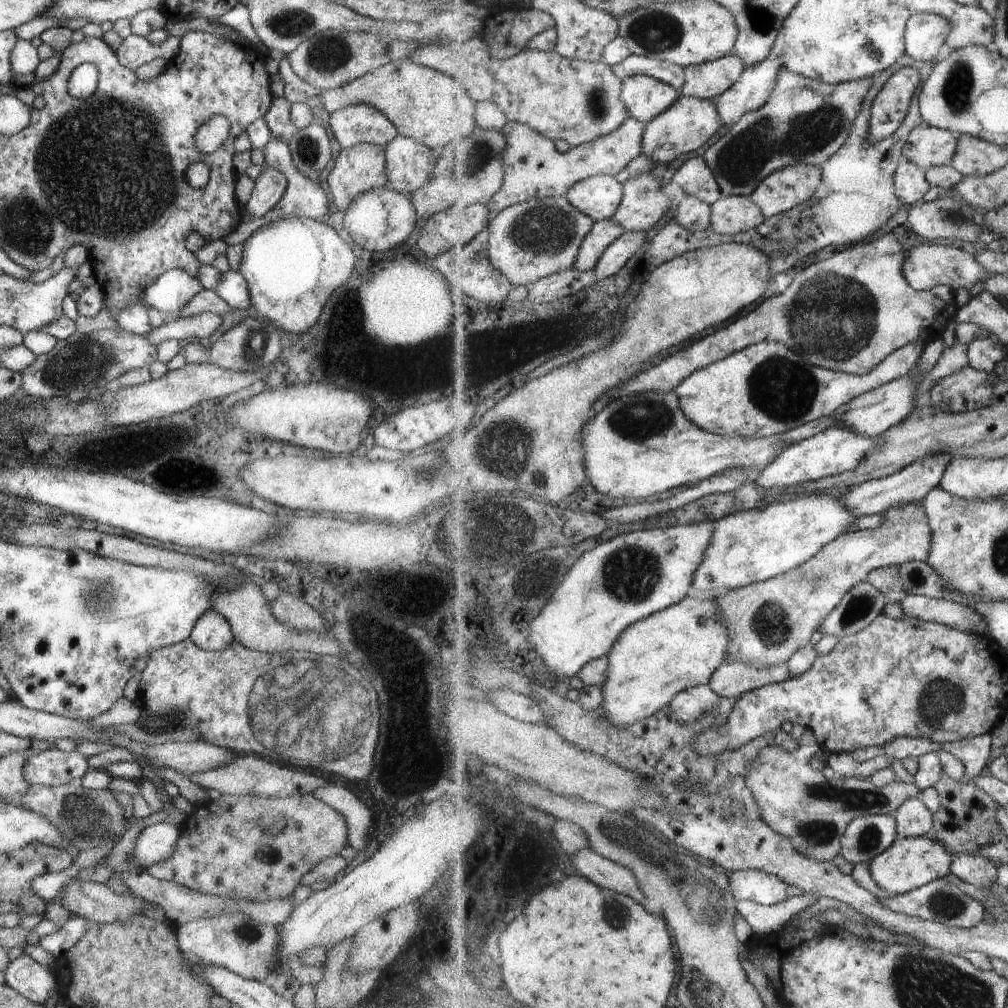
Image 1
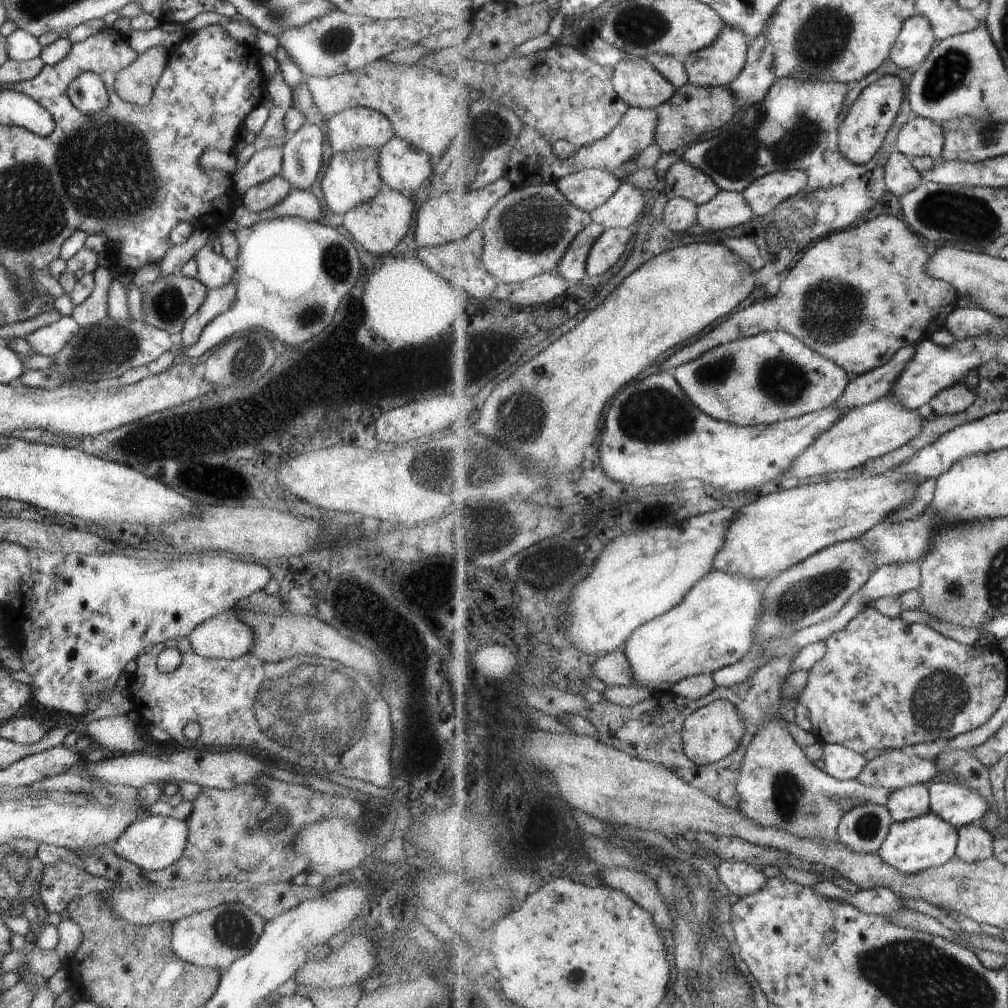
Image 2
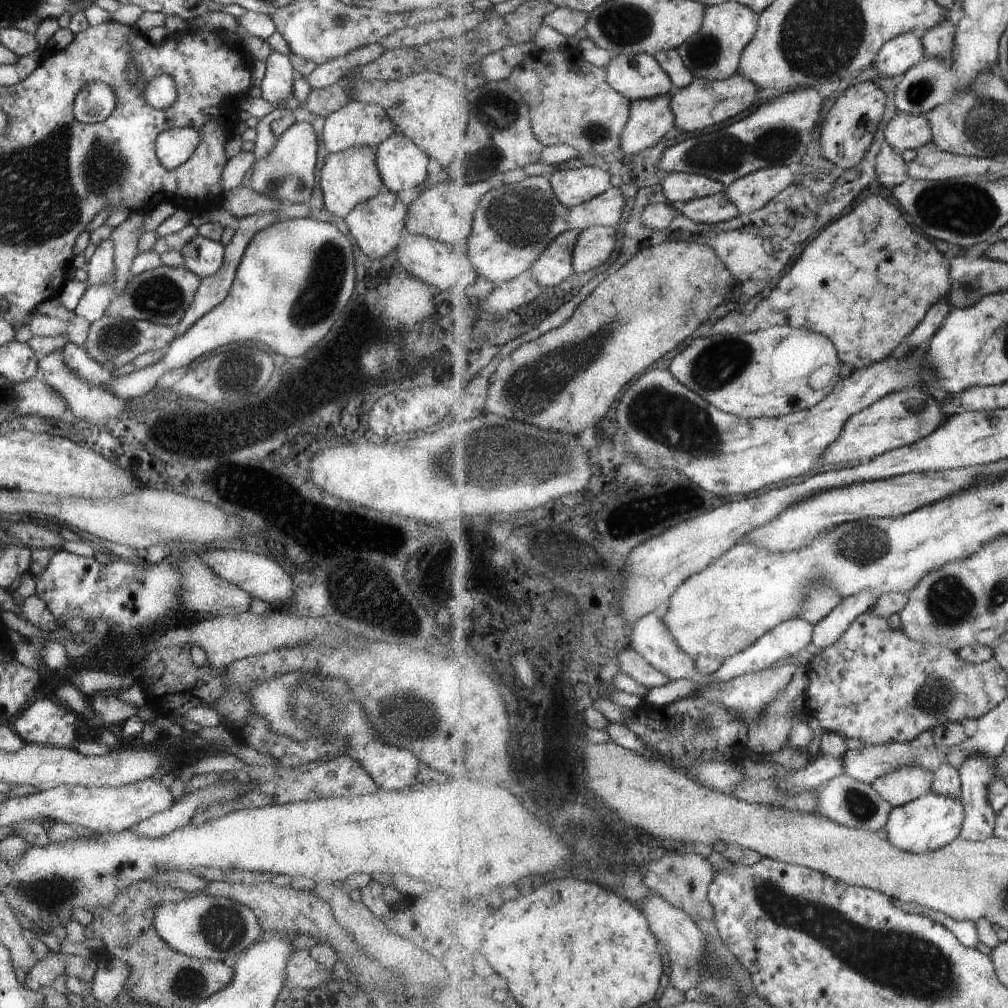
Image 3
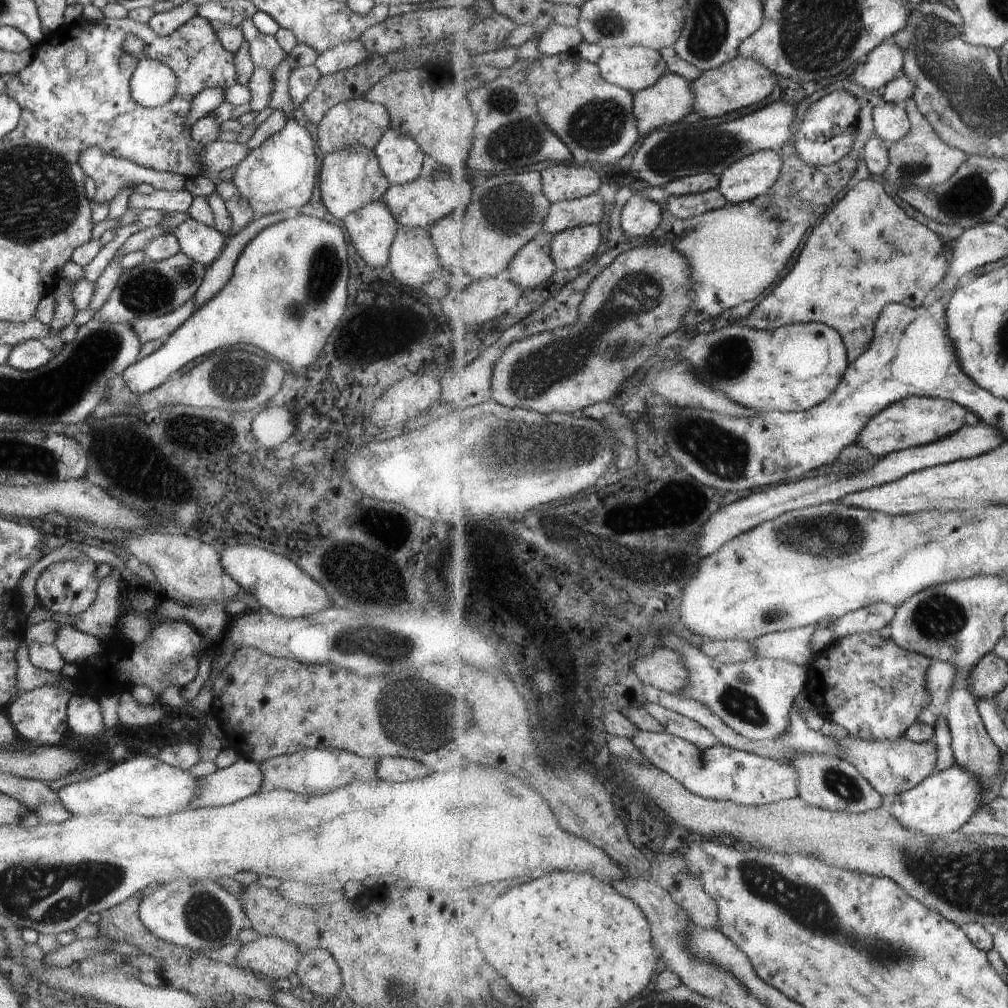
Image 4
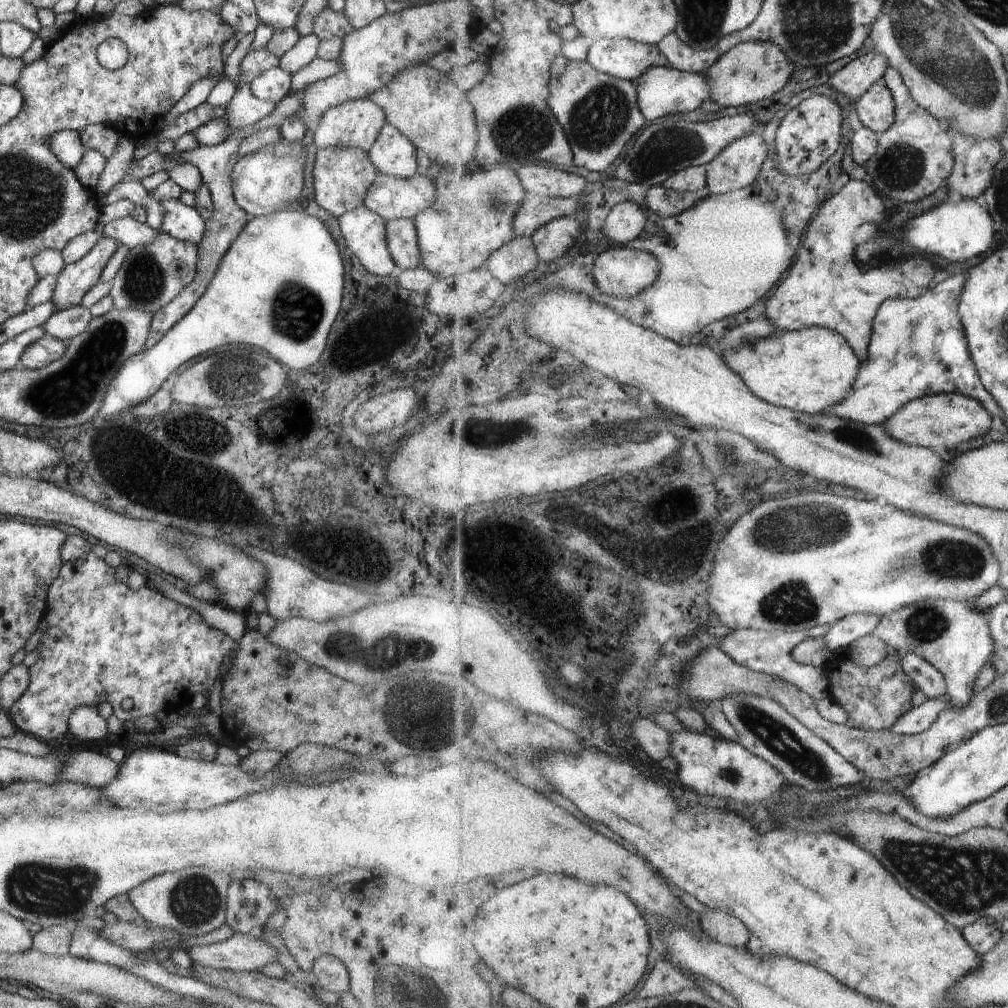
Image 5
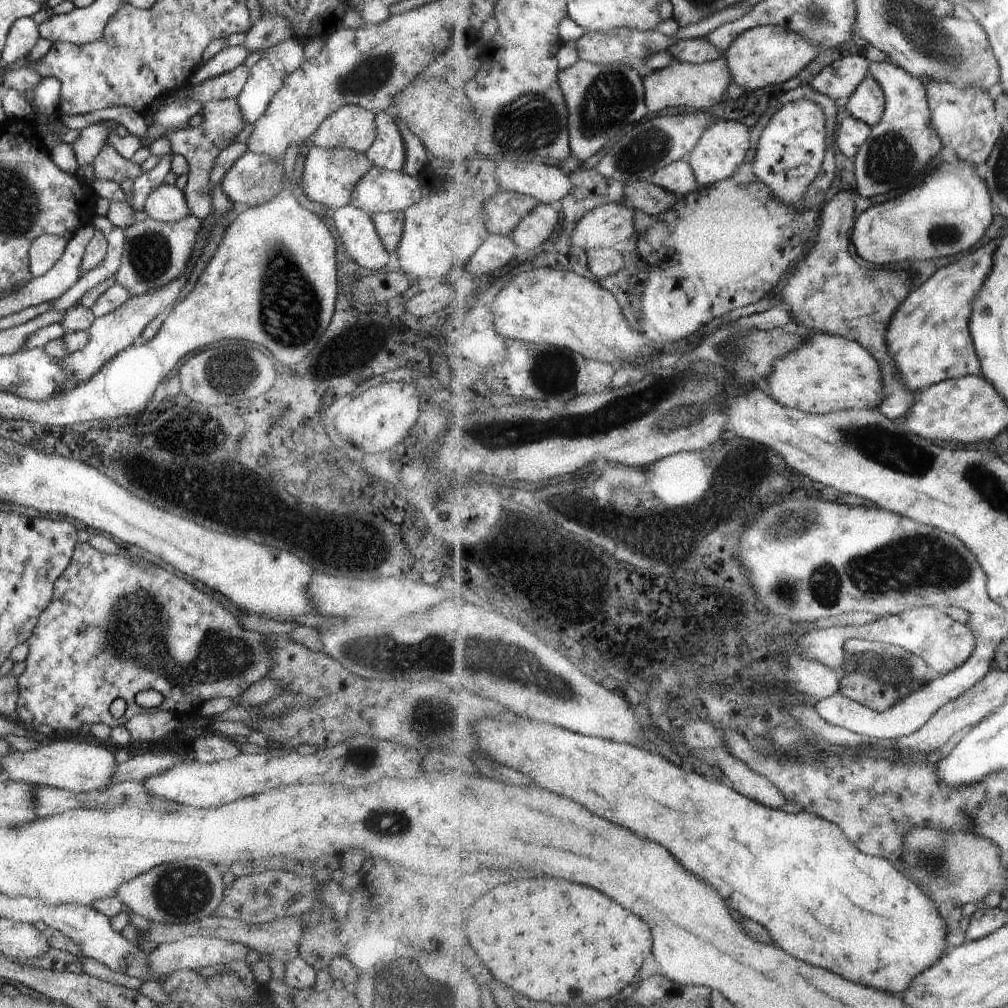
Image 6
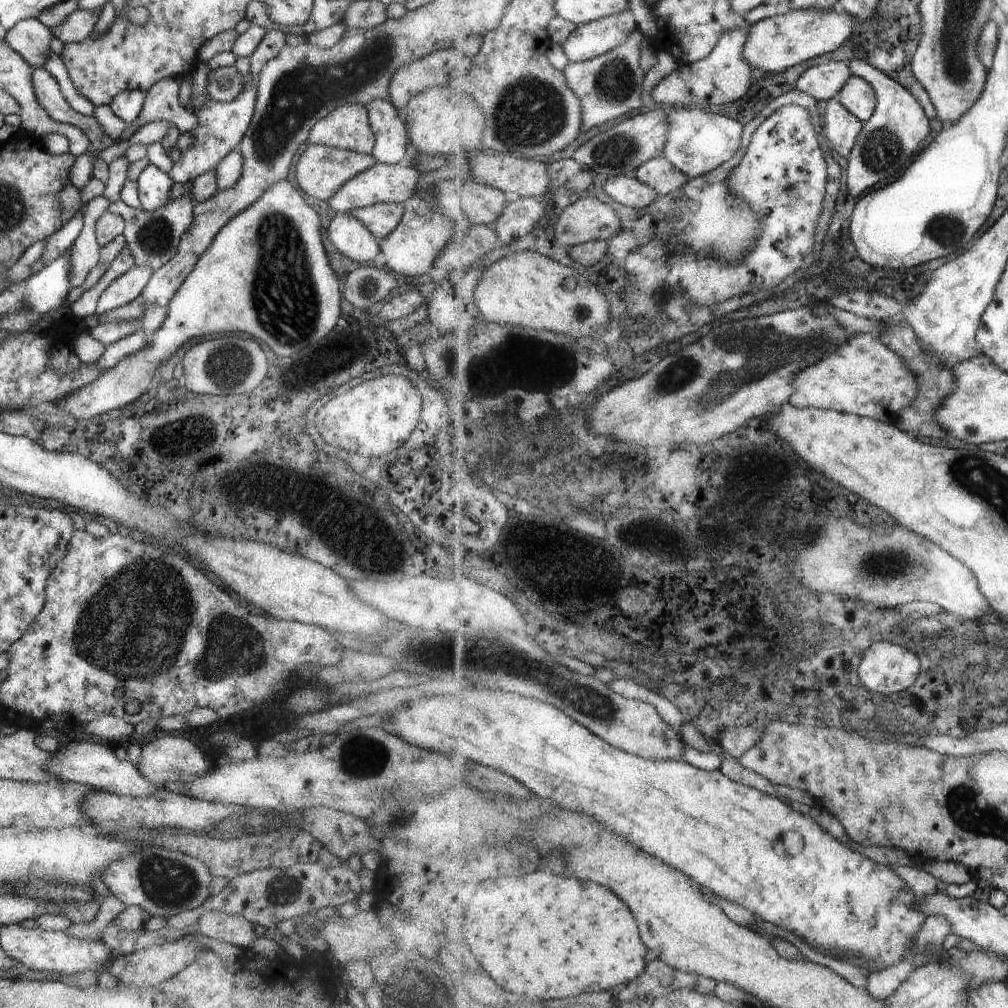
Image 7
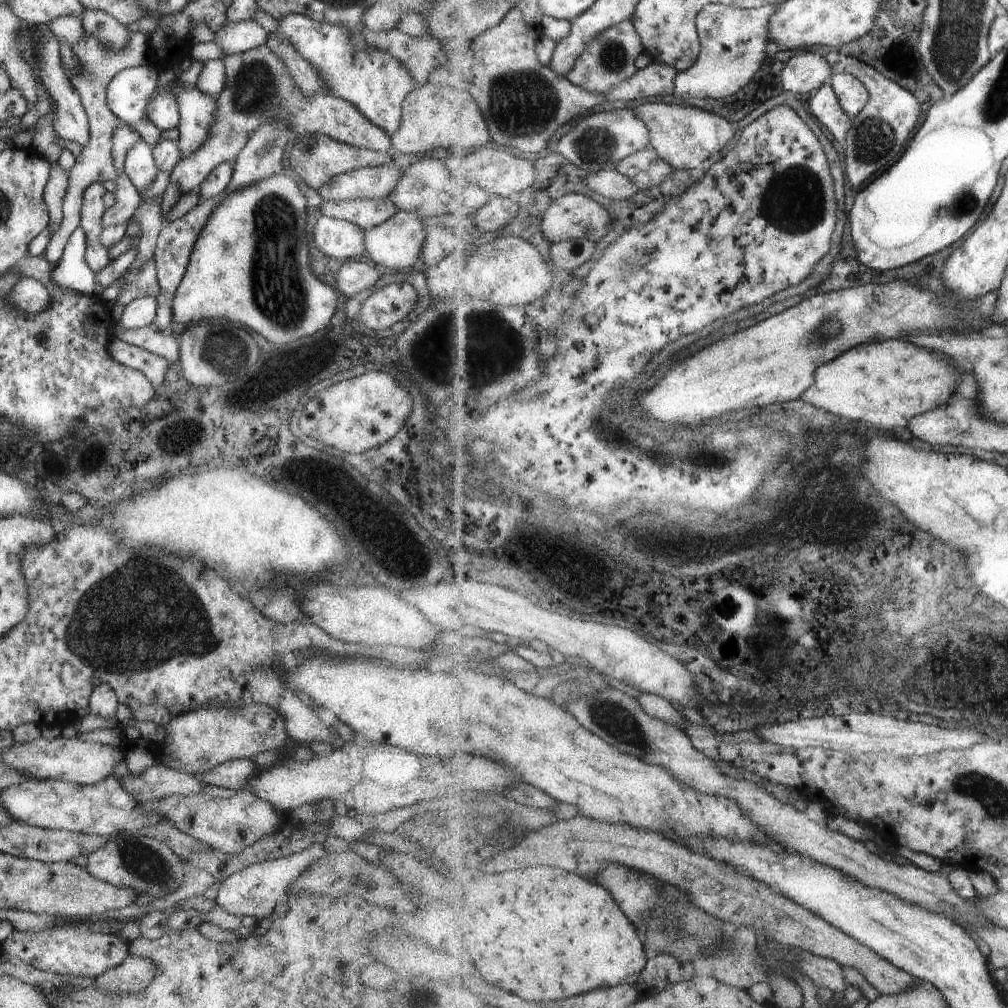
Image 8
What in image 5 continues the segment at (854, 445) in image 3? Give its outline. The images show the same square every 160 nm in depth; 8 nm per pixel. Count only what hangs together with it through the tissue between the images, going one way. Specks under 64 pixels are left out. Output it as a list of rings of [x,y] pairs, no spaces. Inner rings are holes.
[[[959,393],[924,396],[905,404],[883,426],[893,440],[927,447],[942,454],[954,453],[961,442],[985,436],[997,423],[981,401]]]

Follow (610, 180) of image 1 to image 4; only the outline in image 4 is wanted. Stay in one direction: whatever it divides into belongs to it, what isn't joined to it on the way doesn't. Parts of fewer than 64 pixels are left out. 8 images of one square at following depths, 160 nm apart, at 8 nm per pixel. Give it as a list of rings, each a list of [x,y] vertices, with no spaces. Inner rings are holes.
[[[577,51],[560,55],[541,55],[528,70],[528,83],[538,102],[541,120],[549,124],[565,140],[577,163],[601,164],[603,167],[614,165],[631,152],[642,136],[634,115],[634,93],[605,80],[598,64],[585,60]],[[563,164],[547,167],[541,170],[540,173],[542,174],[544,192],[553,203],[555,201],[570,201],[594,195],[605,182],[604,175],[598,174],[590,167],[584,168],[580,166],[579,168],[575,168],[575,166]]]

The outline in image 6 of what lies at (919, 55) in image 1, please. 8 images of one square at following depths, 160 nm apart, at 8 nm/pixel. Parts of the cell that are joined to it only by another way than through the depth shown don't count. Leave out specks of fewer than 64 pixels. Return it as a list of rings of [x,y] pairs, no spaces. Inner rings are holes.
[[[847,55],[821,70],[813,80],[813,88],[833,100],[849,99],[861,83],[871,76],[870,64],[865,56]]]

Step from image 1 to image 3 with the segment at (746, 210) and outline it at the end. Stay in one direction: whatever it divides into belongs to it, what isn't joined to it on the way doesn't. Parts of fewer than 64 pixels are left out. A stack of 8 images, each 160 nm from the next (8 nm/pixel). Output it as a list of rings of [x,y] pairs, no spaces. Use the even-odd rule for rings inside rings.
[[[726,191],[703,197],[685,204],[678,204],[679,211],[695,222],[716,225],[737,218],[741,212],[731,202]]]

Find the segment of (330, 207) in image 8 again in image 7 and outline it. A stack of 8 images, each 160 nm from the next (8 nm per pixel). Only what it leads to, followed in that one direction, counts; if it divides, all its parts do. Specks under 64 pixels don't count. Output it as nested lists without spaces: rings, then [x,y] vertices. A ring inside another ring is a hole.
[[[375,203],[347,211],[345,214],[362,222],[374,237],[382,239],[397,226],[402,212],[402,203]]]

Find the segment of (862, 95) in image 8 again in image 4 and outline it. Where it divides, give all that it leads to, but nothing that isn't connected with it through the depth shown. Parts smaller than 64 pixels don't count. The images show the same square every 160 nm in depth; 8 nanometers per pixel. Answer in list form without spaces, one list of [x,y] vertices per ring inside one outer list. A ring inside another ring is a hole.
[[[893,103],[877,107],[872,112],[876,133],[883,140],[896,143],[903,140],[912,129],[908,112]]]

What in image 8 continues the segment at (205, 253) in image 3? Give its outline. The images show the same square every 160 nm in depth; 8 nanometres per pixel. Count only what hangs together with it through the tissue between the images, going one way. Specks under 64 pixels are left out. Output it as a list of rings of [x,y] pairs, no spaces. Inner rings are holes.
[[[139,138],[137,144],[128,150],[122,169],[140,195],[144,193],[144,189],[149,188],[158,168],[153,160],[151,147],[143,139]]]

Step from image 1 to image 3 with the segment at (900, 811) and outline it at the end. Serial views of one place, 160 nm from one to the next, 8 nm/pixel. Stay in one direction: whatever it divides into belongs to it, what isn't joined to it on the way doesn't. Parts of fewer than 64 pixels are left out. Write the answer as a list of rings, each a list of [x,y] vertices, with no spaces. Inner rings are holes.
[[[903,767],[874,781],[874,789],[893,808],[905,806],[932,792],[934,774],[921,767]]]

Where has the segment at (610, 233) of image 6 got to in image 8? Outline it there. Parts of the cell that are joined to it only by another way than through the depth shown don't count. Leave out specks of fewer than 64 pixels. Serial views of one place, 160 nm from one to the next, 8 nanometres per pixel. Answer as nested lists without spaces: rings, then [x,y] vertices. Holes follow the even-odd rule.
[[[570,193],[554,200],[546,209],[542,218],[542,231],[552,243],[562,243],[568,240],[589,239],[599,242],[603,236],[607,236],[611,228],[612,213],[599,204],[596,200],[589,198],[583,193]]]

